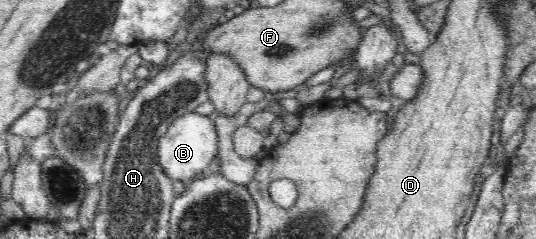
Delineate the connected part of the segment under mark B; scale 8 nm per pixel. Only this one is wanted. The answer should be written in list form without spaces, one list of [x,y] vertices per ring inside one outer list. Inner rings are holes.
[[[196,112],[184,114],[171,123],[168,131],[157,144],[158,162],[161,169],[172,180],[188,183],[201,173],[219,154],[219,137],[213,123],[213,117],[202,116]]]

